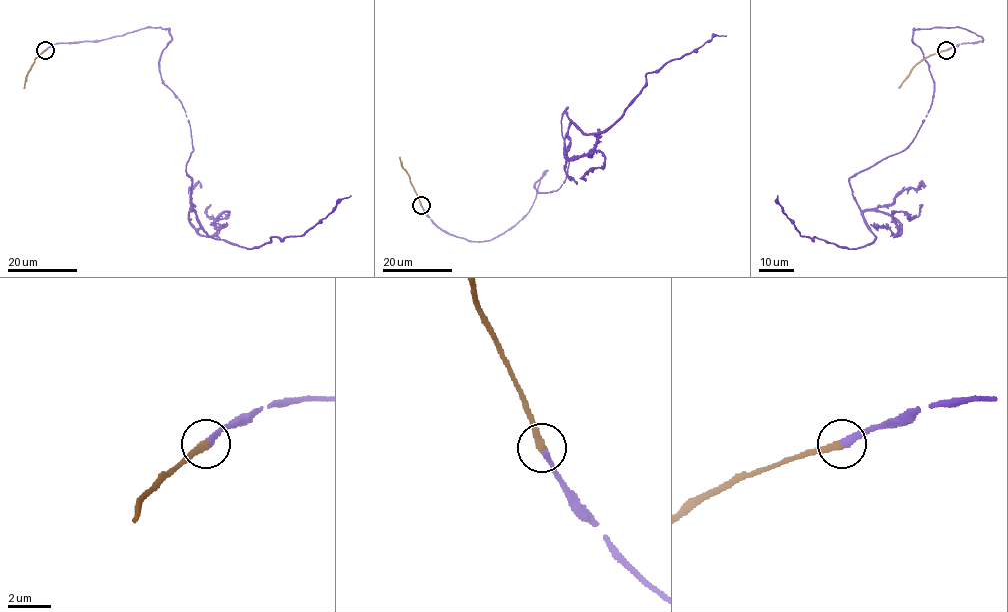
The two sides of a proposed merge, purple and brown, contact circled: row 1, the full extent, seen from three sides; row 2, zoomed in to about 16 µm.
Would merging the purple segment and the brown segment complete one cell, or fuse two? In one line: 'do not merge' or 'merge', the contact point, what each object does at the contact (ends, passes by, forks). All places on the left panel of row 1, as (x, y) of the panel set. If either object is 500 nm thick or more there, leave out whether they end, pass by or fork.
merge; at (45, 50); purple ends there; brown ends there

